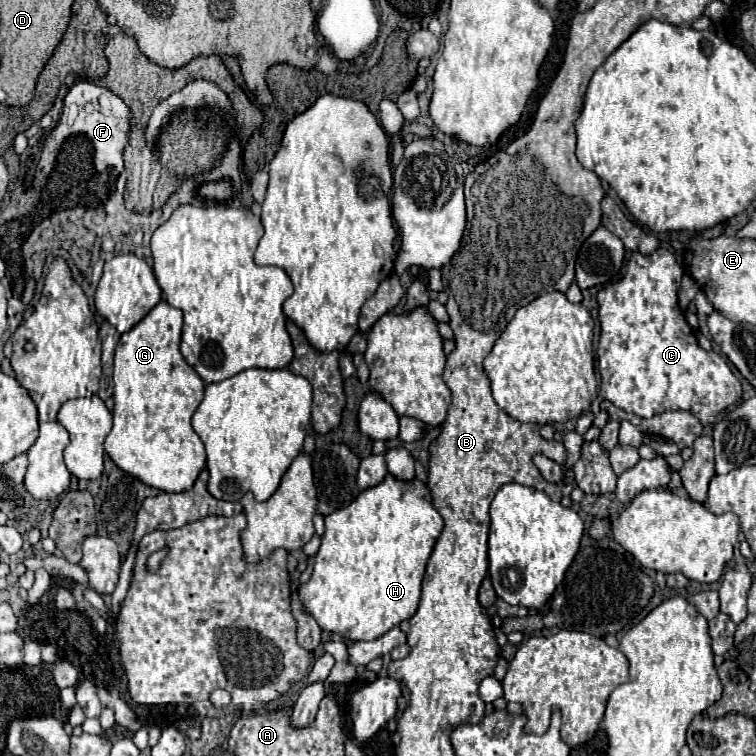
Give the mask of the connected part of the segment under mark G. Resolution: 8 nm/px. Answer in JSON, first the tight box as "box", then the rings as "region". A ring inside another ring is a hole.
{"box":[104,300,206,492],"region":[[[162,300],[150,310],[150,314],[146,314],[146,318],[142,318],[142,322],[138,322],[138,326],[120,336],[113,362],[113,426],[104,442],[104,450],[118,468],[162,492],[190,490],[200,470],[206,466],[204,444],[190,426],[190,418],[204,398],[206,384],[180,354],[180,334],[182,312]]]}

